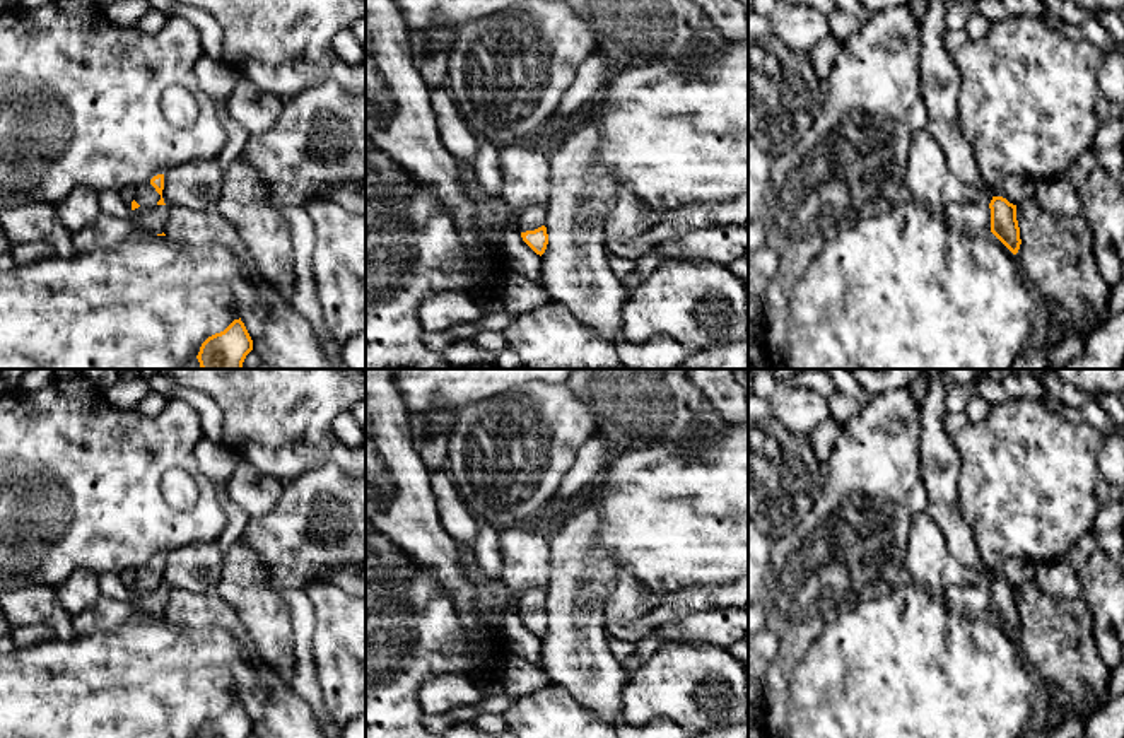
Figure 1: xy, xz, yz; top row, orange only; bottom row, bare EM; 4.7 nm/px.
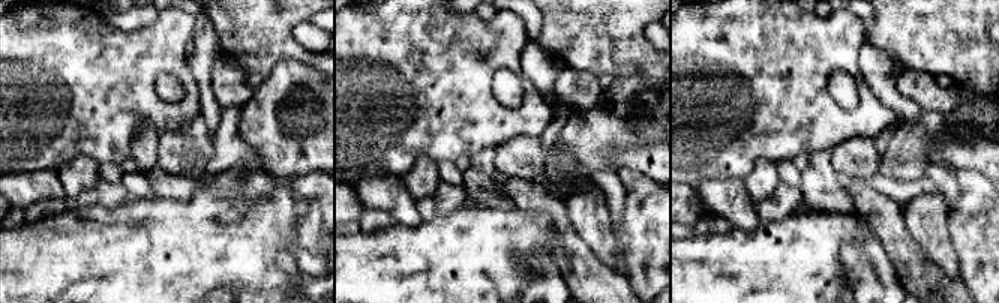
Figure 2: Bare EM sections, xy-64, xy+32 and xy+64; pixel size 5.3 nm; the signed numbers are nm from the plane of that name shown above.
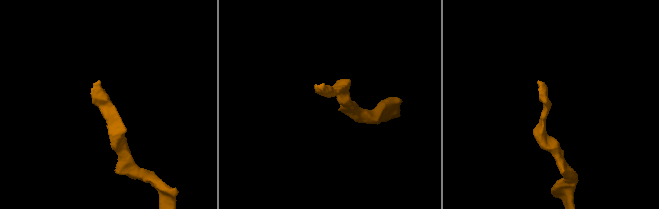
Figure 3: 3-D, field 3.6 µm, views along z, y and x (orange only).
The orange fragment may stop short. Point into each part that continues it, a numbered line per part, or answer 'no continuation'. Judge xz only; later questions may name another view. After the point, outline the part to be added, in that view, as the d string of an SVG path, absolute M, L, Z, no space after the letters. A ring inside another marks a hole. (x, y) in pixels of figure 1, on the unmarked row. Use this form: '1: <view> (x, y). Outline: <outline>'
1: xz (532, 600). Outline: M528 588L518 598L516 610L521 615L535 613L535 612L545 608L545 603L547 603L547 591L538 589L538 588Z

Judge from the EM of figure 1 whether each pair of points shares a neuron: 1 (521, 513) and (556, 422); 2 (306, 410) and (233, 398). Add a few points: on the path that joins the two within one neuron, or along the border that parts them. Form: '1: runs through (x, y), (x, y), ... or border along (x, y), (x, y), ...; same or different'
1: runs through (521, 491), (521, 456), (533, 445); same
2: runs through (287, 398), (251, 398); same

